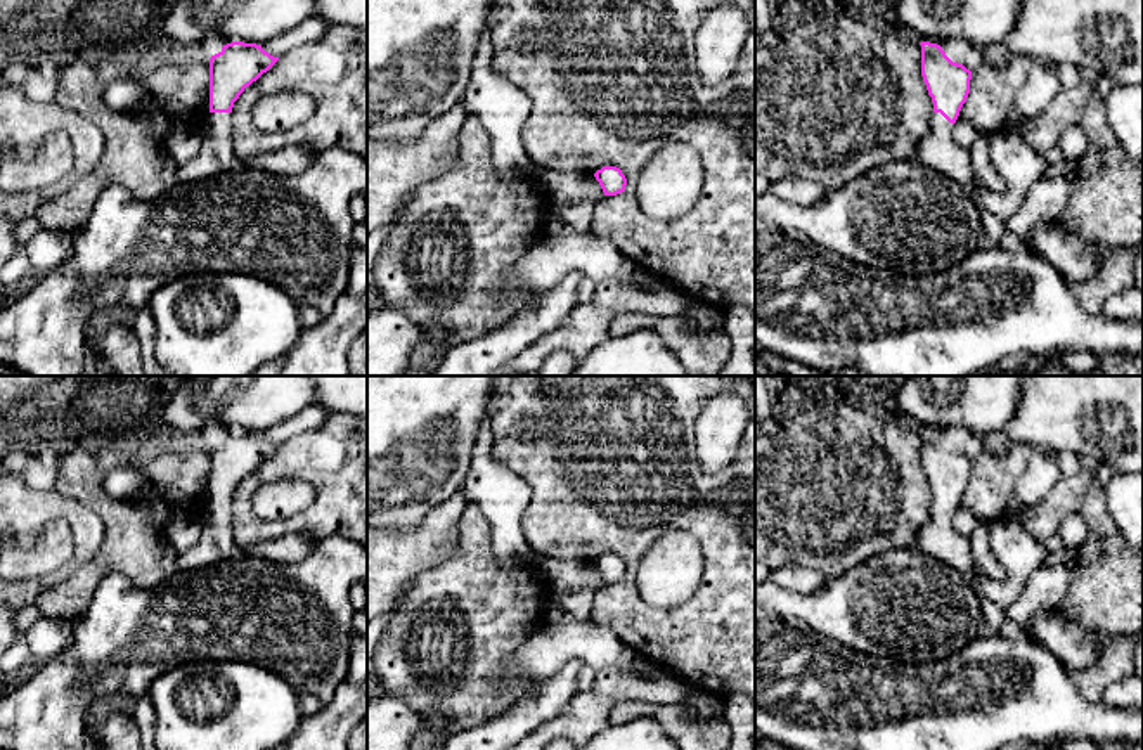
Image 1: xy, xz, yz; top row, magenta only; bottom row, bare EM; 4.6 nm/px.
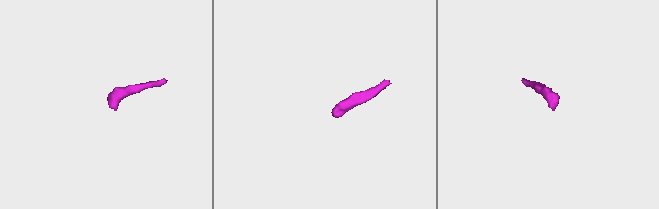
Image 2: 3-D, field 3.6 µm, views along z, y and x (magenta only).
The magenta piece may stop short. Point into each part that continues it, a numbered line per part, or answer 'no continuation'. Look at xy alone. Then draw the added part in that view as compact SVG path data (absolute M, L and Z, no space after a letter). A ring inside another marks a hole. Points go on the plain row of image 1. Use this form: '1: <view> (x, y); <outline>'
1: xy (215, 544); M208 501L197 542L180 551L178 572L201 570L239 554L232 537L232 502Z

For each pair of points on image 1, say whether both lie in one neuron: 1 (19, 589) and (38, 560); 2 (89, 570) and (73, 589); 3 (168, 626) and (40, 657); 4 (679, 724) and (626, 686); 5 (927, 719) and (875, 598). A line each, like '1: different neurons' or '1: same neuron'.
1: different neurons
2: same neuron
3: different neurons
4: different neurons
5: different neurons

